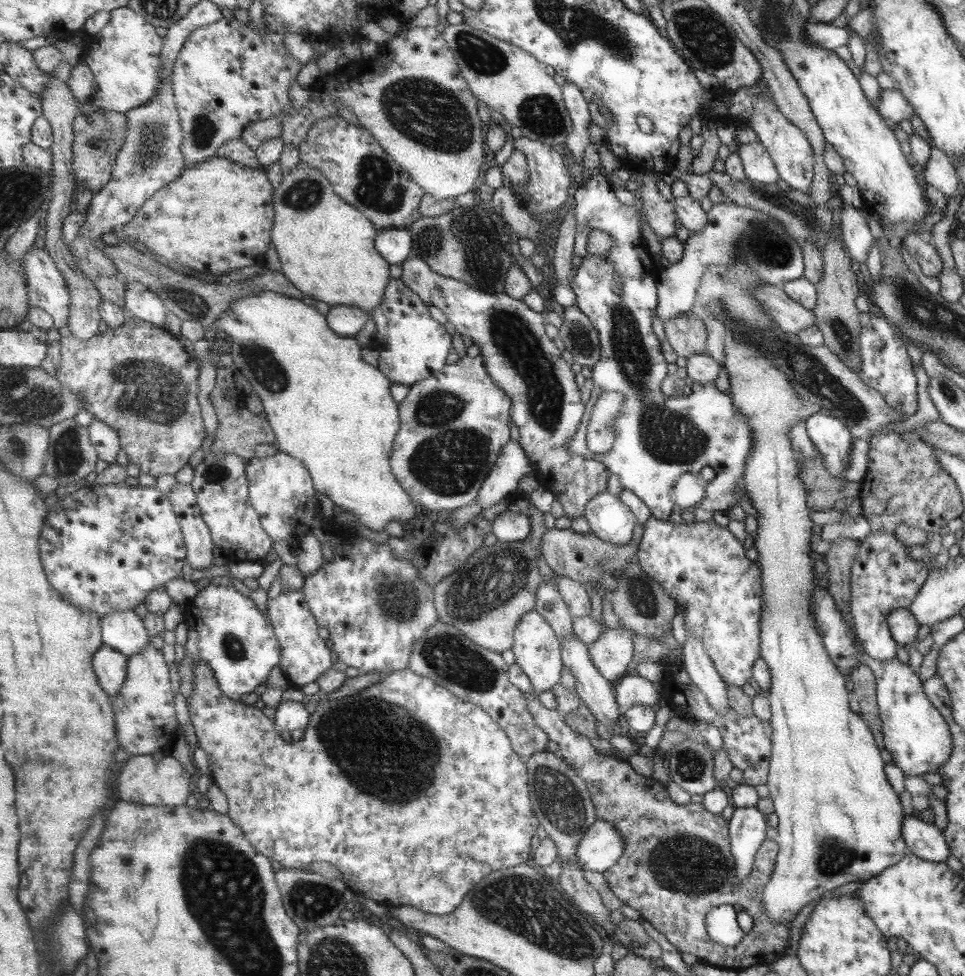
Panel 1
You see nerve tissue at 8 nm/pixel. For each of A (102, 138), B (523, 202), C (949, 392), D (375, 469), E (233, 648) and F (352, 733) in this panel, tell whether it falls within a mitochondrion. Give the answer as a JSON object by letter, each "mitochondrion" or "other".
{"A":"mitochondrion","B":"other","C":"mitochondrion","D":"other","E":"mitochondrion","F":"mitochondrion"}

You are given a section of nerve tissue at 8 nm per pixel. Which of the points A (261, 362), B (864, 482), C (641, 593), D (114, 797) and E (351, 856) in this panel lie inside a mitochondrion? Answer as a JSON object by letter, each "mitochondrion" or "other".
{"A":"mitochondrion","B":"other","C":"mitochondrion","D":"other","E":"other"}

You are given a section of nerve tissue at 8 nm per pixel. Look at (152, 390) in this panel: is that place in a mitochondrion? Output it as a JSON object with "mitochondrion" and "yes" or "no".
{"mitochondrion":"yes"}

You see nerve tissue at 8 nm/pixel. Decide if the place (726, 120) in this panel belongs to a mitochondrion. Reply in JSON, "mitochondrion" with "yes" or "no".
{"mitochondrion":"no"}

